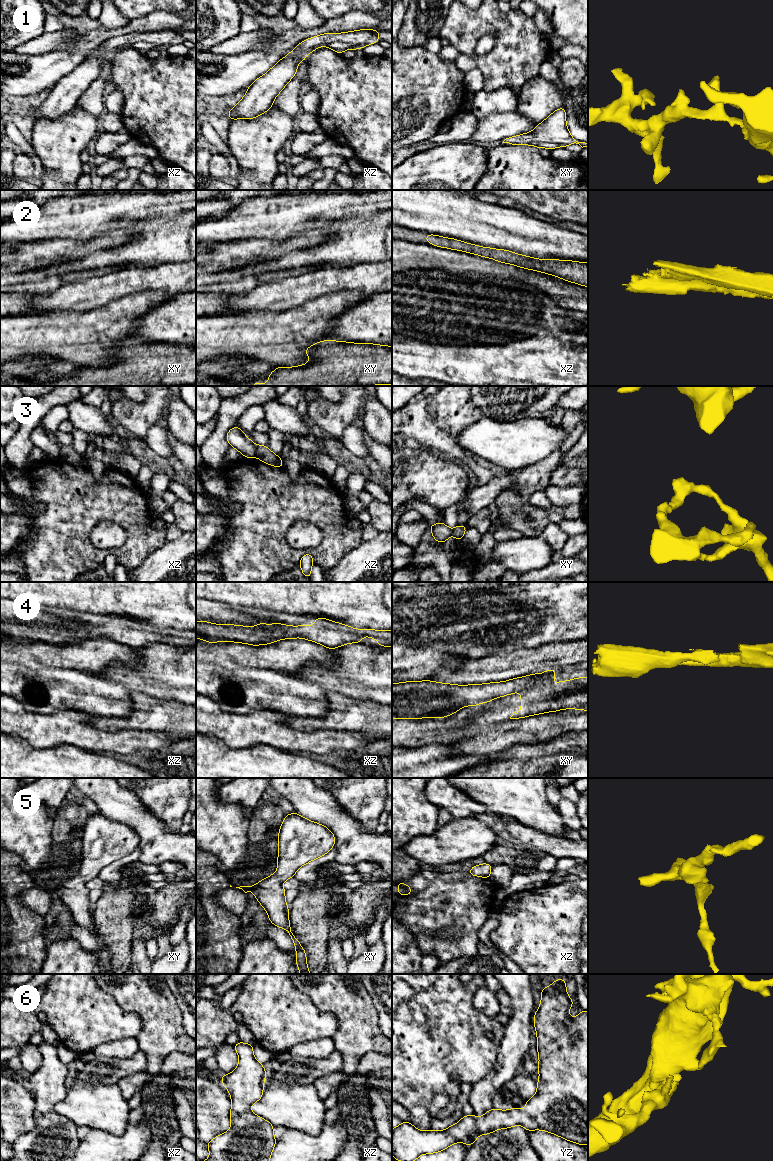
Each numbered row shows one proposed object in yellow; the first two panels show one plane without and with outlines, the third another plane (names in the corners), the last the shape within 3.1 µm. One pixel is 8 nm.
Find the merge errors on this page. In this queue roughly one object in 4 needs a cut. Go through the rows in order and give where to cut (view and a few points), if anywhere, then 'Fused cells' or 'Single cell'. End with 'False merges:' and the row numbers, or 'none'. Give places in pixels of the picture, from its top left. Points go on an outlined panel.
1: No split. Single cell
2: No split. Single cell
3: Split along xz (256, 445), (256, 454), (254, 456). Fused cells
4: No split. Single cell
5: No split. Single cell
6: No split. Single cell
False merges: 3

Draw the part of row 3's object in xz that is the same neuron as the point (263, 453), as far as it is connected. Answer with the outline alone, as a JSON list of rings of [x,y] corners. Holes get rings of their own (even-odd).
[[[256,445],[255,457],[273,467],[283,468],[283,462],[280,456],[275,455],[267,446]]]

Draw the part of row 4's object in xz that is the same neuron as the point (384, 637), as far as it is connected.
[[[320,617],[311,626],[258,623],[255,627],[248,627],[196,621],[196,638],[209,643],[237,642],[257,646],[282,639],[303,638],[335,649],[349,643],[360,643],[363,636],[375,638],[378,646],[392,646],[392,630],[354,629]]]

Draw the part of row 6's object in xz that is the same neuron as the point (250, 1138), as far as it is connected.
[[[238,1042],[234,1046],[239,1064],[230,1074],[221,1076],[222,1084],[230,1093],[232,1106],[230,1110],[231,1128],[207,1143],[210,1156],[206,1161],[270,1161],[275,1147],[274,1126],[267,1120],[255,1115],[250,1106],[259,1101],[263,1095],[265,1067],[254,1057],[252,1044]]]

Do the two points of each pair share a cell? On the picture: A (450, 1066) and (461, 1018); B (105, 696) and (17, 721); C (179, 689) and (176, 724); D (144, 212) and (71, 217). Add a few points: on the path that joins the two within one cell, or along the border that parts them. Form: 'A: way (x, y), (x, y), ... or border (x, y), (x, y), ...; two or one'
A: way (450, 1054), (452, 1030); one
B: border (24, 707), (33, 712), (54, 712), (70, 708); two
C: border (155, 697), (176, 700), (185, 704); two
D: way (126, 212), (89, 213); one

